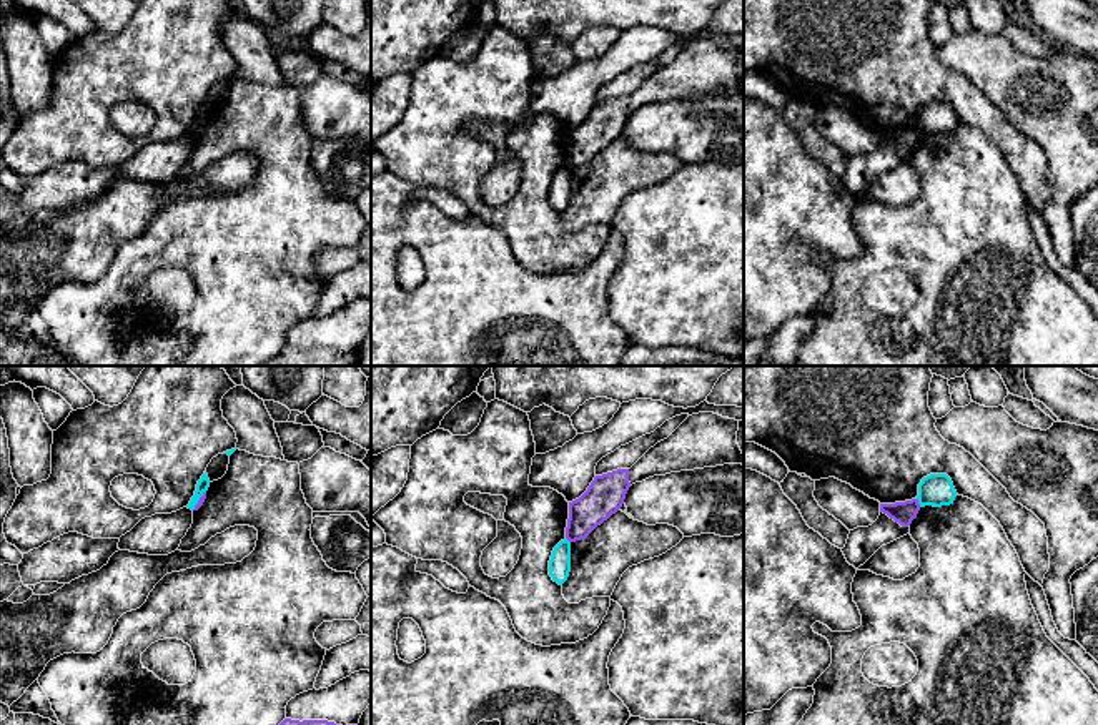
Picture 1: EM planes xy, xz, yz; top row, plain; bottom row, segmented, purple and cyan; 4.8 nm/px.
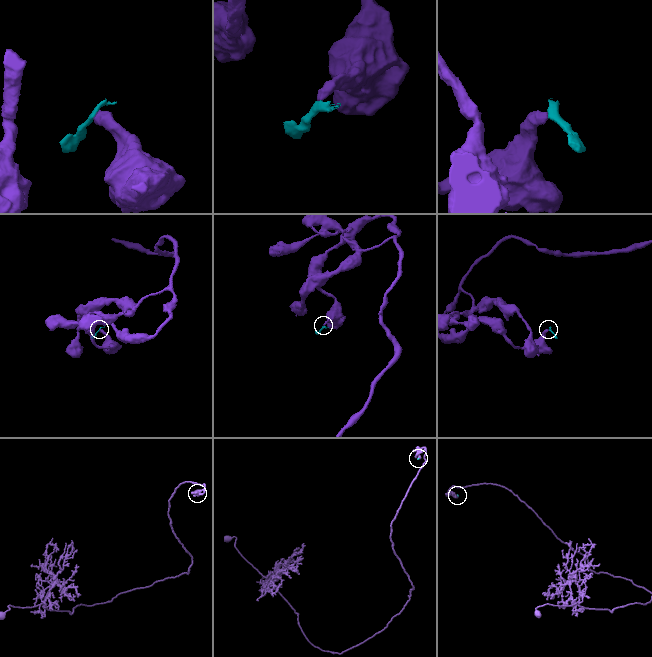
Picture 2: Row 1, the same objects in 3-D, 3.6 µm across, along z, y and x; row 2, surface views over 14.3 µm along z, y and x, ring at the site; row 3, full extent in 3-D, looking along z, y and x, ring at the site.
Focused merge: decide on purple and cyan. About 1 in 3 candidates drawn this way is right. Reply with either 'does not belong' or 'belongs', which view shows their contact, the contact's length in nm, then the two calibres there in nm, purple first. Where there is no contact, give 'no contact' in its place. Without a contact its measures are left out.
does not belong | yz | 50 nm | 110/160 nm

